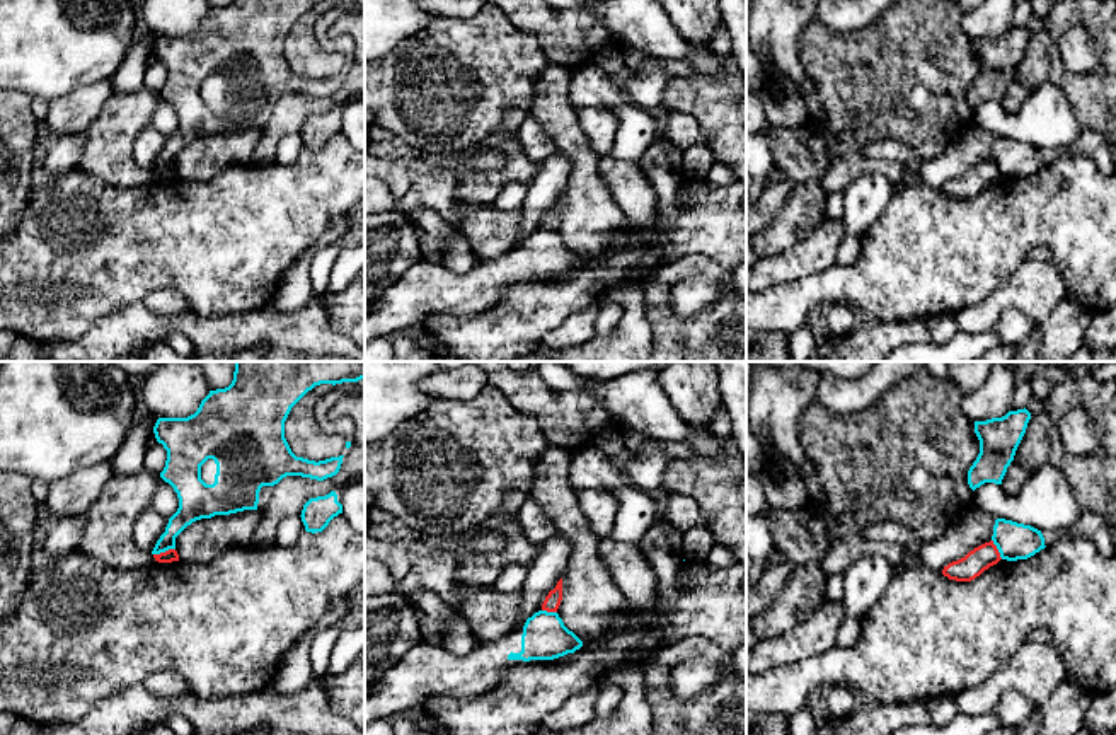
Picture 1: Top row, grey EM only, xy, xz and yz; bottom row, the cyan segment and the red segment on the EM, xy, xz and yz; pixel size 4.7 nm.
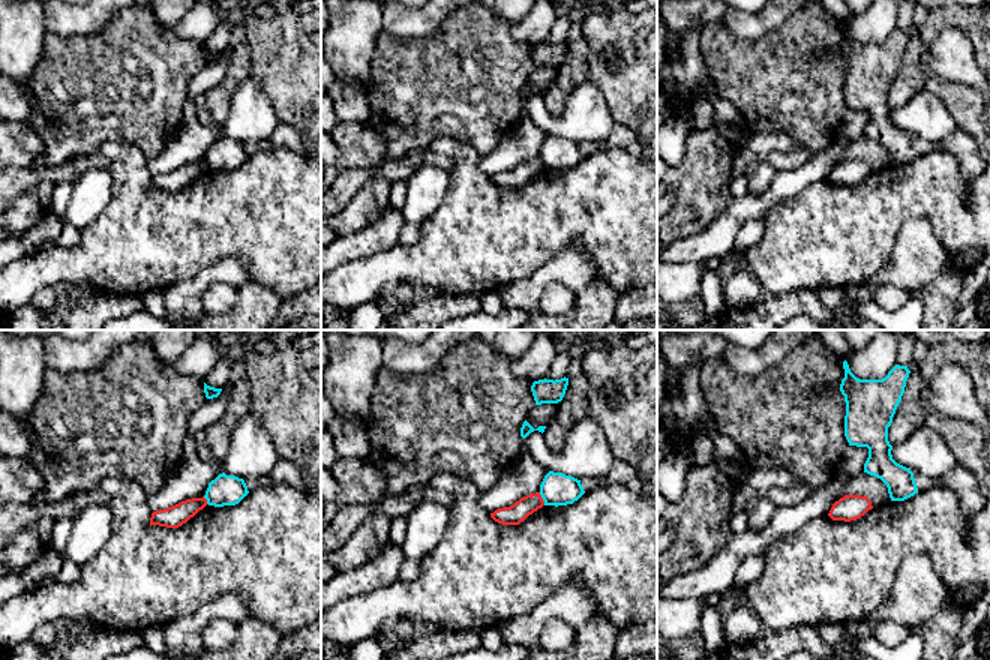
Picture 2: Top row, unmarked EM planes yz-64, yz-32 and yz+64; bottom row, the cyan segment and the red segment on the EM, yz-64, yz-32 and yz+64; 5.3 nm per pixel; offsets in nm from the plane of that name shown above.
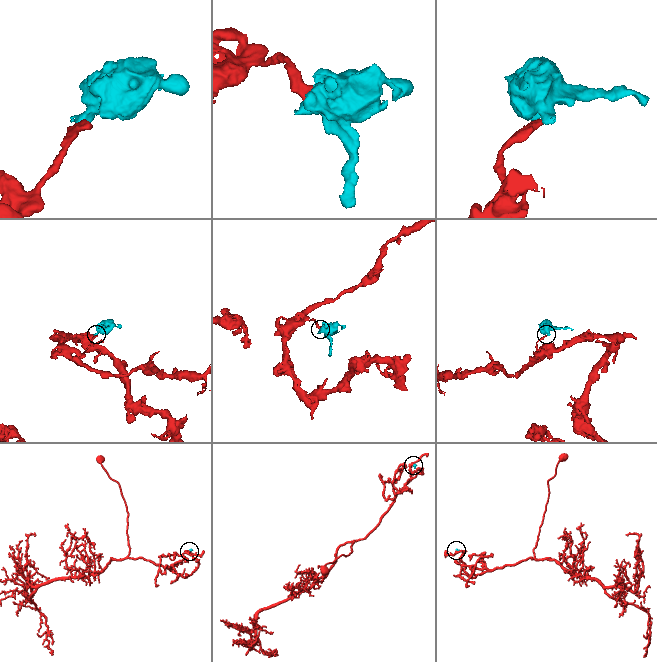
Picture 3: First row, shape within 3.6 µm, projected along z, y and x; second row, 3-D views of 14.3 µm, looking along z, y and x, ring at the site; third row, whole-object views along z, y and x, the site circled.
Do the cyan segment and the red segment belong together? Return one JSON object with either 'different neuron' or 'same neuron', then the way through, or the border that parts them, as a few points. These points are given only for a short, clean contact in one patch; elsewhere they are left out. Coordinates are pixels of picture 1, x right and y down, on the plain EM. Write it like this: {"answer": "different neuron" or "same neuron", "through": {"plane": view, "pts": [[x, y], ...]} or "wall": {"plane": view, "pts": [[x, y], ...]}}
{"answer": "different neuron", "wall": {"plane": "xy", "pts": [[174, 166], [154, 173]]}}

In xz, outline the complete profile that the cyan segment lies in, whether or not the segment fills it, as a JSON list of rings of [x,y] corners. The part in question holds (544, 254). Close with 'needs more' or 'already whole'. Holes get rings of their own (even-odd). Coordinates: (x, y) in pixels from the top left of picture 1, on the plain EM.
[[[538,229],[526,237],[523,246],[503,254],[498,259],[479,259],[463,275],[450,271],[443,263],[434,264],[426,259],[406,271],[395,283],[388,285],[371,304],[365,315],[365,344],[387,338],[407,326],[421,324],[433,314],[472,317],[492,309],[503,297],[506,286],[523,283],[530,278],[554,278],[574,271],[583,259],[569,249],[557,230]]]; needs more

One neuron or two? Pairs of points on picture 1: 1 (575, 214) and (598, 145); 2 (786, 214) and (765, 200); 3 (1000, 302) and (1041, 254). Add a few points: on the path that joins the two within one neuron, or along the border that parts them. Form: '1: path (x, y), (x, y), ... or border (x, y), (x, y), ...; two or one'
1: border (576, 116), (578, 128), (586, 144), (600, 156); two
2: border (788, 195), (777, 214); two
3: path (1012, 290), (1036, 266); one

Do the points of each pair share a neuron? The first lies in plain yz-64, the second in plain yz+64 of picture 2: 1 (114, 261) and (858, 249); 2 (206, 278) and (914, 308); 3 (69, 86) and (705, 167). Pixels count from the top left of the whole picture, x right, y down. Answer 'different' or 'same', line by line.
1: same
2: different
3: different

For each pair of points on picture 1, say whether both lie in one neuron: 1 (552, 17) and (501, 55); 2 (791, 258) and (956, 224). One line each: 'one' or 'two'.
1: two
2: two

